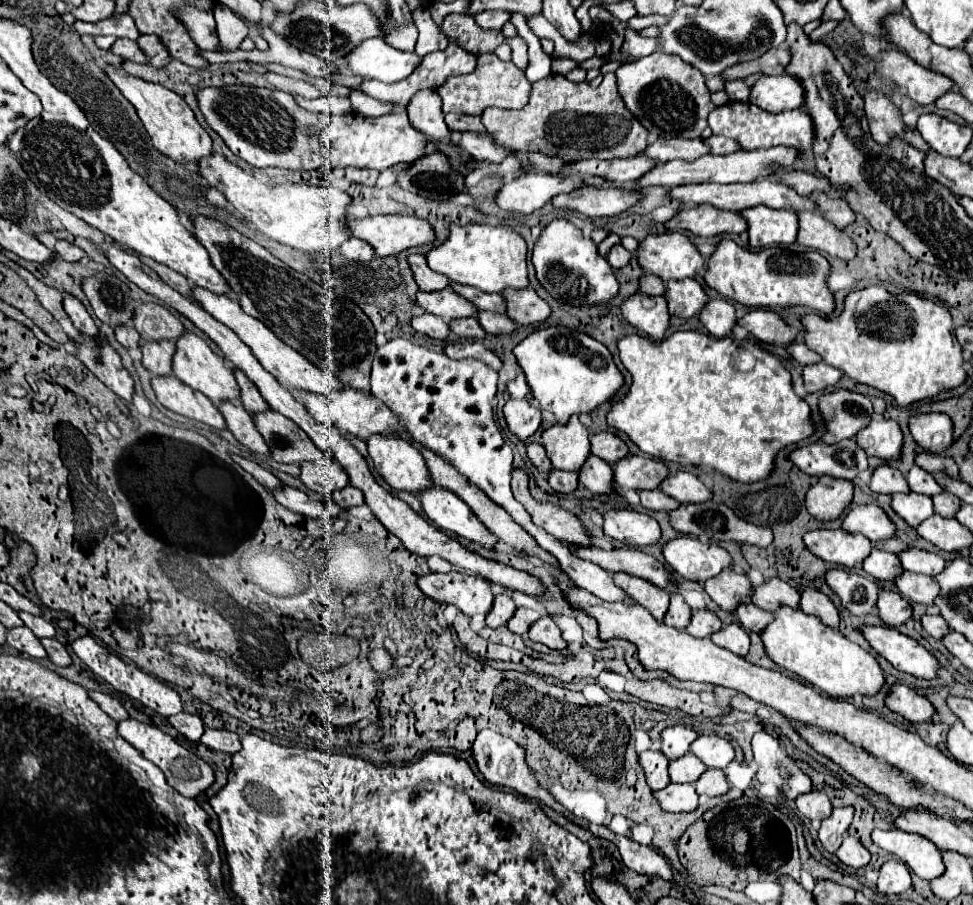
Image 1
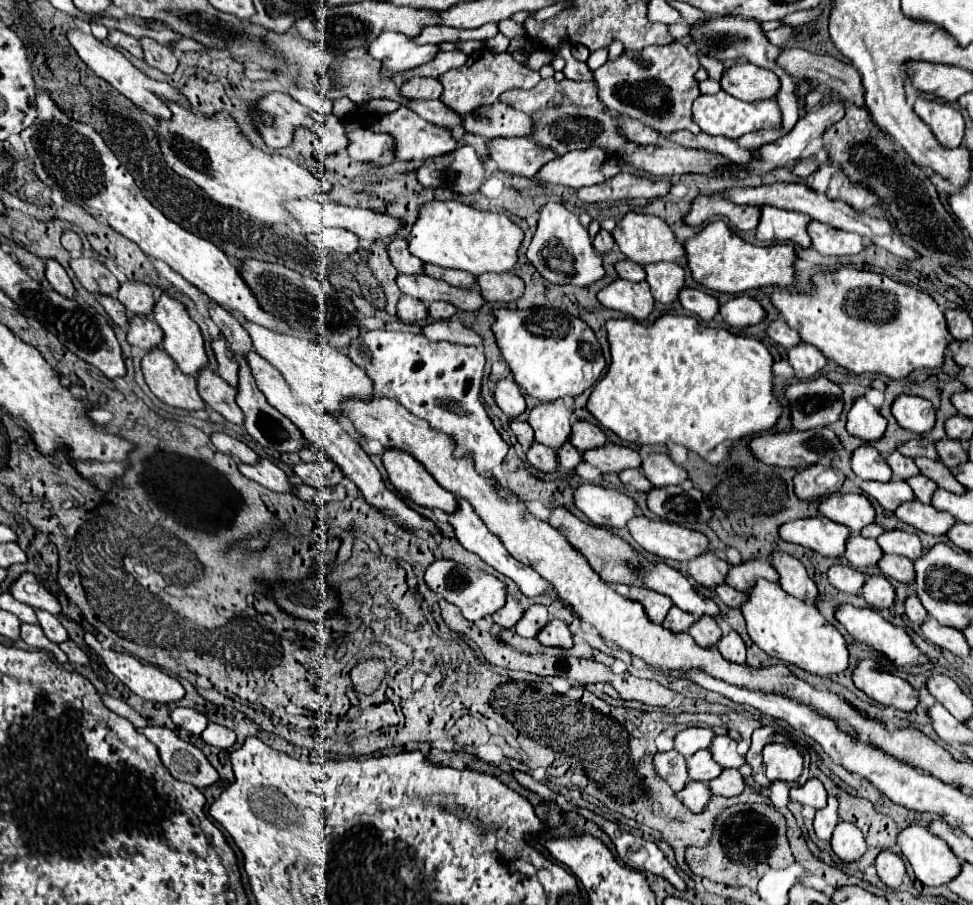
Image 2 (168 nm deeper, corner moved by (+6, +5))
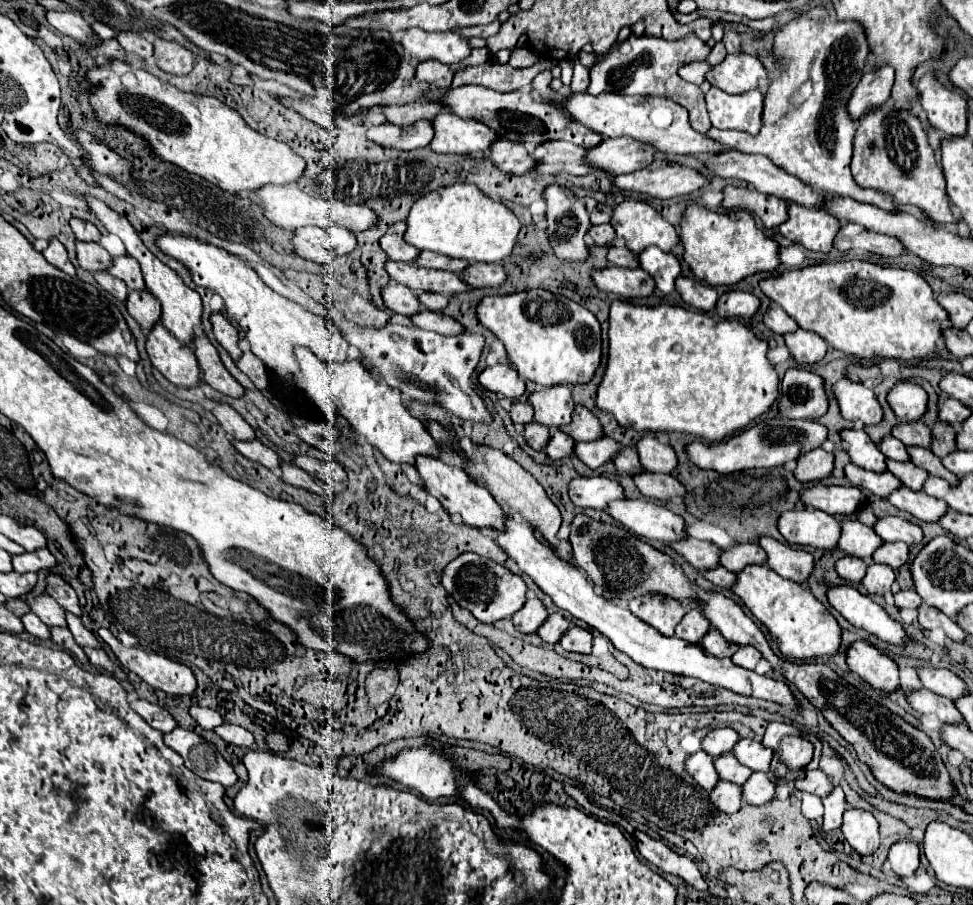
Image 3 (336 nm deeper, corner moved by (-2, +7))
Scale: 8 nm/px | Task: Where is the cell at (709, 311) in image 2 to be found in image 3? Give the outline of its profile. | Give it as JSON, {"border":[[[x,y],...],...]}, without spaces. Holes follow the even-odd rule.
{"border":[[[678,276],[676,290],[686,304],[690,304],[692,308],[704,310],[704,312],[714,310],[716,300],[718,300],[718,292],[712,286],[706,286],[702,282],[698,282],[694,278],[686,278],[686,276]]]}

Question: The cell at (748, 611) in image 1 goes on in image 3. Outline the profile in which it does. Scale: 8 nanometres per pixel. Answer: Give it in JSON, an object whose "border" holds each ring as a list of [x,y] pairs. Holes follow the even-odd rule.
{"border":[[[718,566],[718,568],[714,568],[714,570],[704,570],[702,576],[704,576],[706,580],[710,580],[714,586],[724,586],[724,588],[730,588],[730,586],[734,584],[732,580],[736,580],[736,574],[728,572],[724,566]]]}

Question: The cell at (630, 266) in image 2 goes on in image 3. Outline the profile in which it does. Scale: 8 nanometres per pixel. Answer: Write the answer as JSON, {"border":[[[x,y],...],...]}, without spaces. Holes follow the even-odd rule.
{"border":[[[610,246],[608,250],[608,262],[614,266],[628,266],[628,268],[636,268],[638,260],[634,258],[634,254],[628,248],[618,248],[618,246]]]}

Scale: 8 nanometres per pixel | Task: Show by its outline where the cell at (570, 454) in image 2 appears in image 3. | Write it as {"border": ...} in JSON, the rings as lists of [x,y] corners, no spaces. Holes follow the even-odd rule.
{"border":[[[552,430],[550,432],[550,440],[548,440],[544,452],[552,460],[568,458],[574,452],[574,440],[570,436],[566,436],[564,432],[560,432],[560,430]]]}

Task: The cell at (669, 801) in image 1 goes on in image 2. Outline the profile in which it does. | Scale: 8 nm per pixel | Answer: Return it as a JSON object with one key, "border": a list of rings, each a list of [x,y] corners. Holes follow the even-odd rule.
{"border":[[[690,780],[690,782],[688,782],[680,792],[676,792],[676,794],[678,794],[678,800],[680,800],[684,806],[688,806],[692,812],[702,812],[704,806],[706,806],[706,802],[712,798],[708,786],[702,784],[702,782],[694,782],[694,780]]]}

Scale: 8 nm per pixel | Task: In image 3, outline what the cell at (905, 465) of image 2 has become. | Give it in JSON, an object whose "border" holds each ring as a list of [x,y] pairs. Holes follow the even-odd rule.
{"border":[[[886,436],[886,438],[882,438],[880,444],[878,444],[878,448],[880,448],[880,452],[882,452],[886,458],[900,460],[900,462],[910,460],[910,458],[908,458],[908,452],[906,452],[906,446],[904,446],[900,440],[896,440],[894,436]]]}

